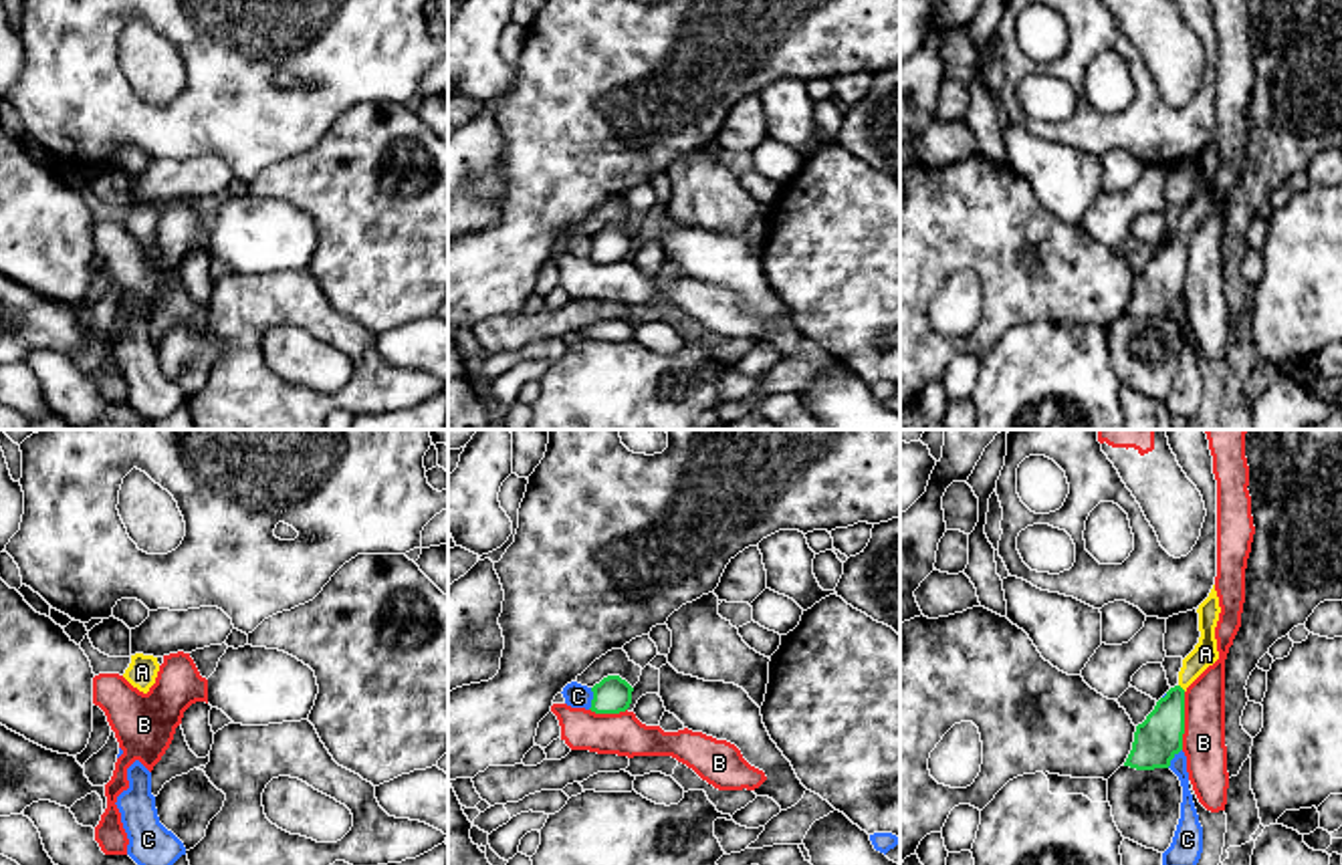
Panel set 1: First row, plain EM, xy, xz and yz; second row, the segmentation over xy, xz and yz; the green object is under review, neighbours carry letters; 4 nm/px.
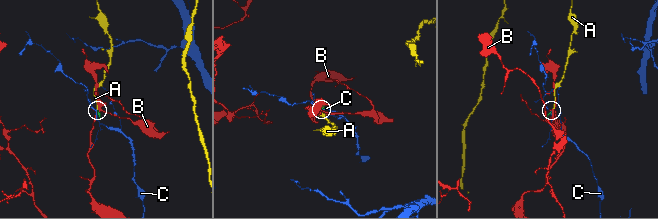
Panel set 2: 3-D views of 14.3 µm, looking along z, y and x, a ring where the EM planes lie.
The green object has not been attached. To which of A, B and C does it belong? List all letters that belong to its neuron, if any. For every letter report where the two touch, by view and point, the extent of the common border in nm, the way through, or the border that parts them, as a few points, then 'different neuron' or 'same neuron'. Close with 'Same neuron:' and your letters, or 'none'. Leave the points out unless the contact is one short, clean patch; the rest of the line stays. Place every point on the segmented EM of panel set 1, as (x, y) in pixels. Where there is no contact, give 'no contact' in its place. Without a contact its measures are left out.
A: yz (1181, 688) | 40 nm | across yz (1157, 740), (1181, 688), (1191, 668), (1205, 654) | same neuron
B: yz (1183, 720) | 240 nm | along yz (1185, 692), (1181, 749) | different neuron
C: xz (594, 698) | 90 nm | along xz (592, 688), (592, 704), (588, 708) | different neuron
Same neuron: A

